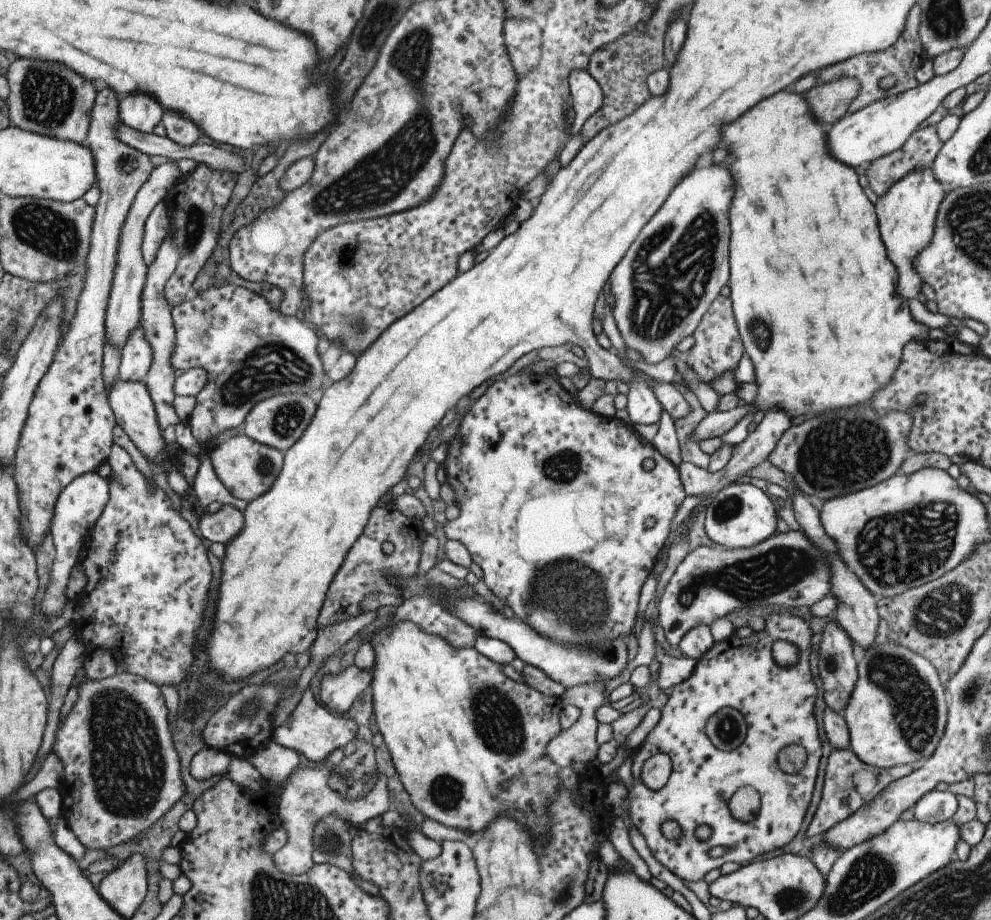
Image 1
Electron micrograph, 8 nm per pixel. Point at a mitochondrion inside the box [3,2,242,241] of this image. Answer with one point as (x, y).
(47, 95)

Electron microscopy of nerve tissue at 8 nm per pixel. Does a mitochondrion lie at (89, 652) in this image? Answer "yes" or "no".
no

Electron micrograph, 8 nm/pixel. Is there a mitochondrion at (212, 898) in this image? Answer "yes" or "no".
no

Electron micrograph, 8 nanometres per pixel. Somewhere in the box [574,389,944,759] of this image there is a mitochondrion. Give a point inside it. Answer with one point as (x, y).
(840, 452)

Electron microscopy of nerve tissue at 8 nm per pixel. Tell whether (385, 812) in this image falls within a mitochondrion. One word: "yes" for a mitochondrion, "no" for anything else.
no

